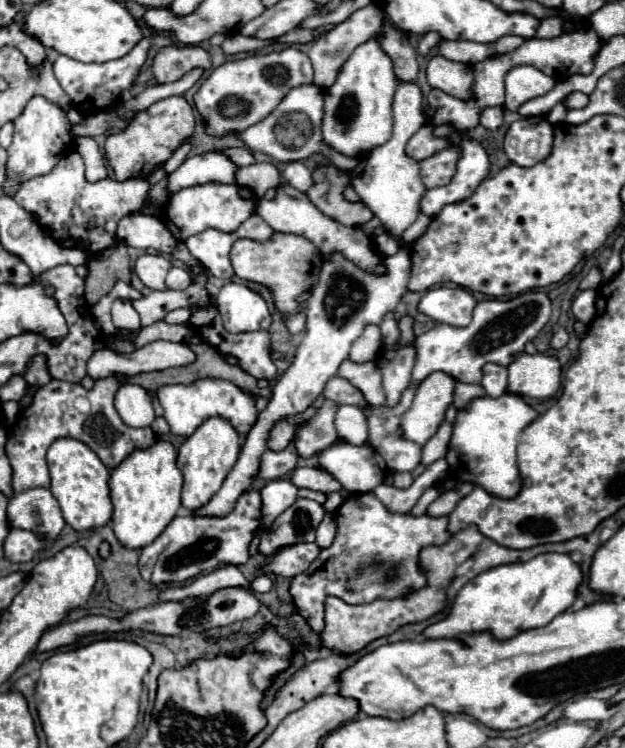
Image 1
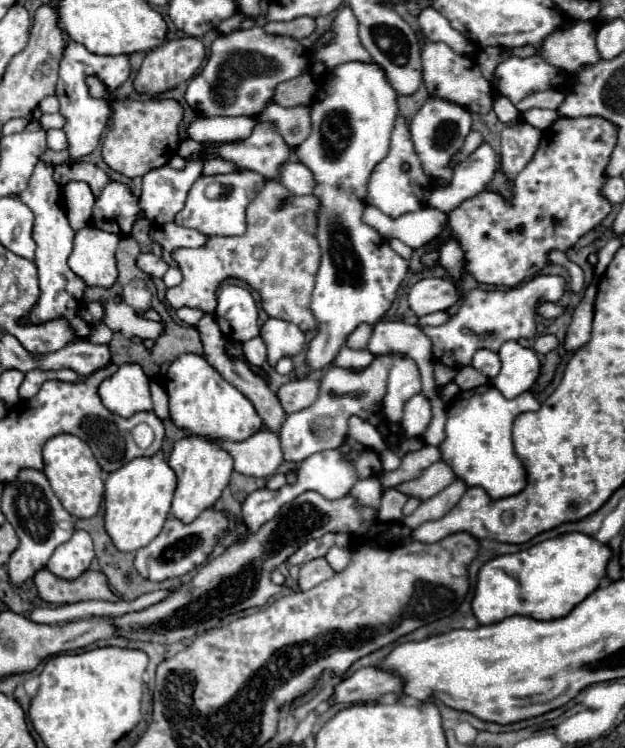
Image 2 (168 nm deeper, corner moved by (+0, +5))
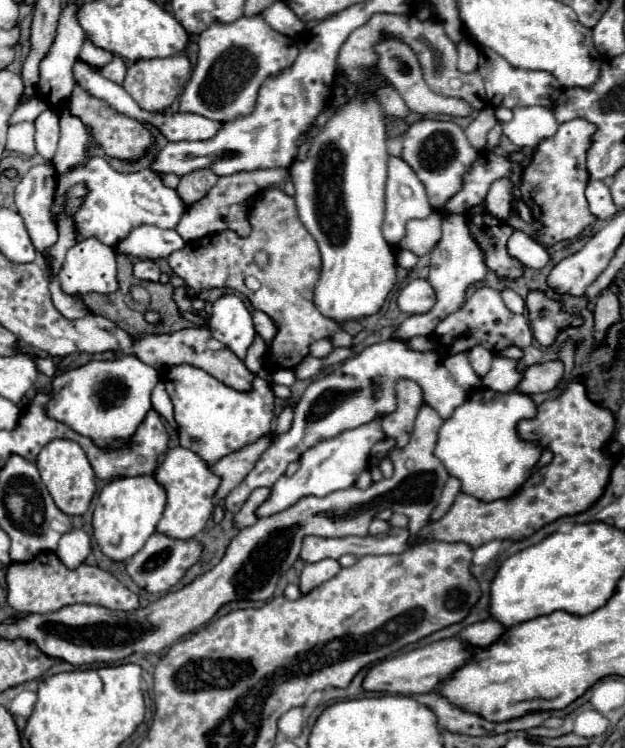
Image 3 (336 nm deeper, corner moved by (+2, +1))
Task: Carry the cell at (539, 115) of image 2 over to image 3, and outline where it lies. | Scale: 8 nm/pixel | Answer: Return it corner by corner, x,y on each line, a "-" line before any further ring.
516,107
514,117
504,125
504,135
518,147
536,147
542,139
552,137
558,129
550,109
544,107

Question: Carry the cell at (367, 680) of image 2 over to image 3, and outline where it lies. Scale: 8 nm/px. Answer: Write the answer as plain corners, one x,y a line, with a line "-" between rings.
488,619
488,621
480,621
480,623
464,627
456,637
434,641
426,647
418,647
418,649
406,651
402,655
388,657
388,659
372,665
372,669
368,671
368,675
364,679
364,689
374,691
374,693
398,693
398,695
436,691
444,679
448,679
456,669
460,669
468,661
472,661
472,649
488,649
506,631
508,631
508,627
500,625
496,619

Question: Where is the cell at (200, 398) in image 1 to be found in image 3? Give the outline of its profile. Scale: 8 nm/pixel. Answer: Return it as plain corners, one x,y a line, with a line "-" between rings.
176,365
166,371
164,383
174,405
174,421
178,425
180,445
192,449
208,465
214,465
220,461
220,457
240,451
244,445
250,445
258,437
270,433
270,421
274,417
274,393
270,383
260,375
254,375
248,391
236,391
198,367

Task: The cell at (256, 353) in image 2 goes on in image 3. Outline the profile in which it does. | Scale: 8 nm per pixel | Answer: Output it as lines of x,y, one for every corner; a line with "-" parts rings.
256,335
254,343
252,343
252,347
248,349
248,355
246,355
246,359
244,359
246,367
248,367
252,373
258,373
258,371
260,371
264,353
266,353
266,343
264,343
264,339
262,339
260,335

